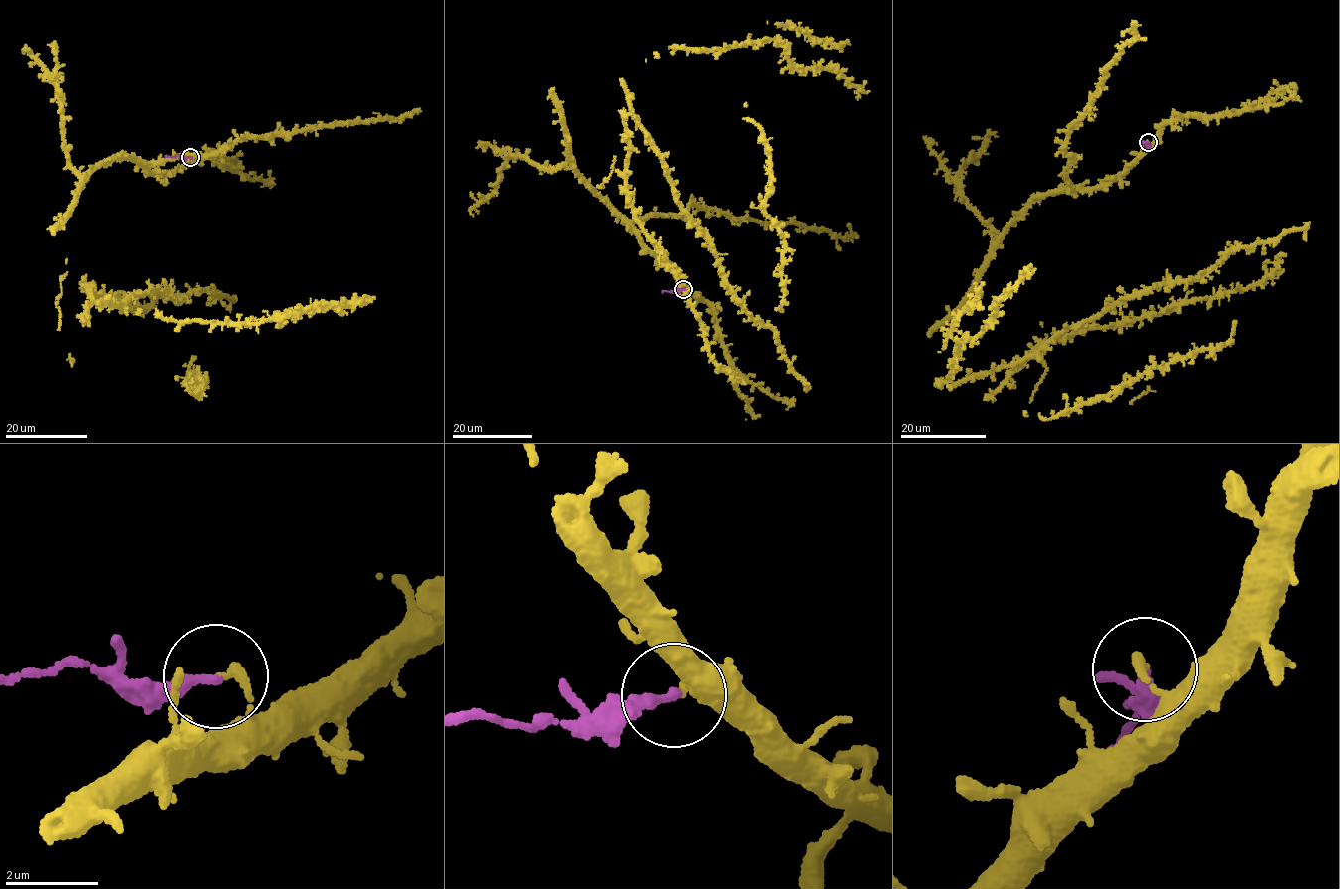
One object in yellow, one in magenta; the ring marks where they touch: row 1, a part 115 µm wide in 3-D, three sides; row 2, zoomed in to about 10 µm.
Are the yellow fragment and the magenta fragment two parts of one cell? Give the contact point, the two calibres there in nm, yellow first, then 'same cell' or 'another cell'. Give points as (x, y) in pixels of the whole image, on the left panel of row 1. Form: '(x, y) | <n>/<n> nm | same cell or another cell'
(190, 157) | 200/240 nm | another cell

